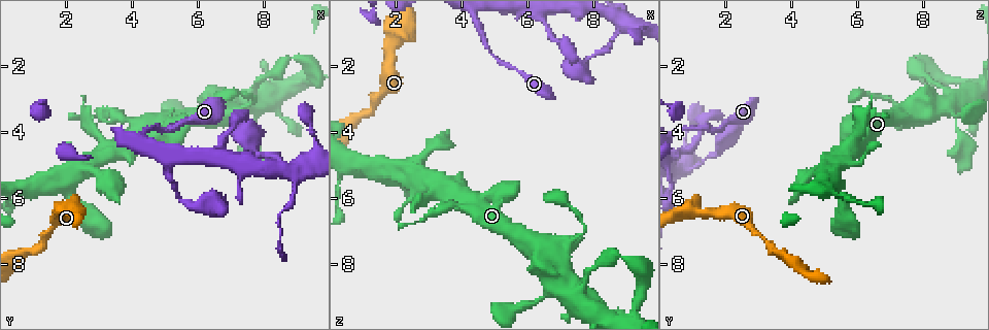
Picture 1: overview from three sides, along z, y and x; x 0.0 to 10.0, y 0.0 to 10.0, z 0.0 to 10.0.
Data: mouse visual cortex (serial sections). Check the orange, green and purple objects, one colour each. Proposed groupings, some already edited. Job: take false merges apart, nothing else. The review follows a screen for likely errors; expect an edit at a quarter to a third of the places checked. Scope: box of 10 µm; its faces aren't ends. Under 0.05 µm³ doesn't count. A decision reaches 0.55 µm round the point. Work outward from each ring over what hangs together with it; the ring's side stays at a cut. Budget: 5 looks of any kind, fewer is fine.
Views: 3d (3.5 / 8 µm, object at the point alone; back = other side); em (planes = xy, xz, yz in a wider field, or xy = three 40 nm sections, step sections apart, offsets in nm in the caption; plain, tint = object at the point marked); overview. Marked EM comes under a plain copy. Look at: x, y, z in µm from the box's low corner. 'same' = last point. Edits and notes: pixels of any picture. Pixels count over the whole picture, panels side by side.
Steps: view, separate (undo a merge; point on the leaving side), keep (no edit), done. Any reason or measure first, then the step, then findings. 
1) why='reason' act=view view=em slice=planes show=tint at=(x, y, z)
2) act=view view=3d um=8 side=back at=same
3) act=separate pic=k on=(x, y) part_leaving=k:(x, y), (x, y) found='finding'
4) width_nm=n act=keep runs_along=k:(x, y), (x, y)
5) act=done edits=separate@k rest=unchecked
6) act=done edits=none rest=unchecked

why='abrupt turn' act=view view=3d um=3.5 at=(7.55, 3.85, 2.05)

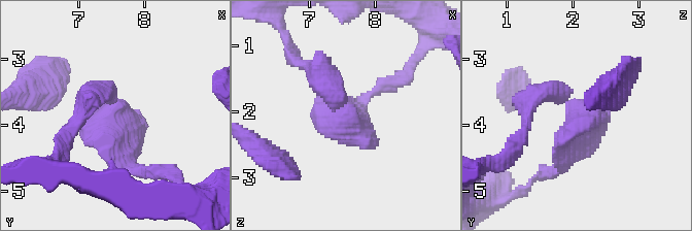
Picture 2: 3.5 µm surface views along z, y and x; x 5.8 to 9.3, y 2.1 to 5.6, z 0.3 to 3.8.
act=view view=em slice=xy step=1 show=tint at=(7.50, 3.85, 2.10)

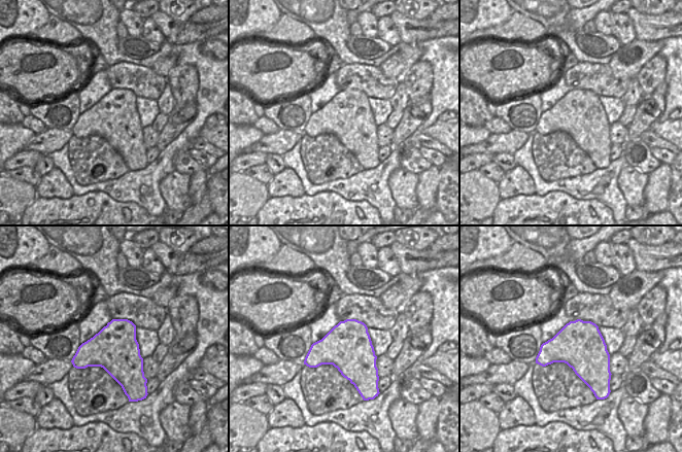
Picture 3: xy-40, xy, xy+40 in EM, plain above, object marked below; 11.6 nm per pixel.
act=keep found='continuous, no second cell'

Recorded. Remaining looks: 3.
act=view view=3d um=8 at=(0.70, 7.65, 3.75)

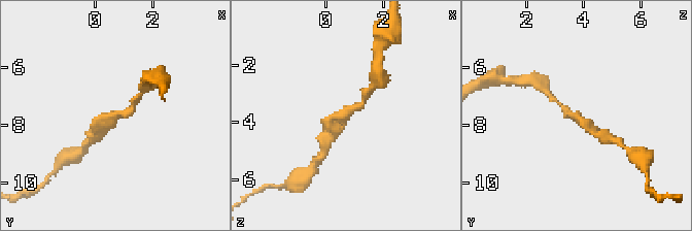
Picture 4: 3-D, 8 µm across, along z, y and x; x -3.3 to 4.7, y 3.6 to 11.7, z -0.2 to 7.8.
why='zoom in' act=view view=3d um=3.5 at=same

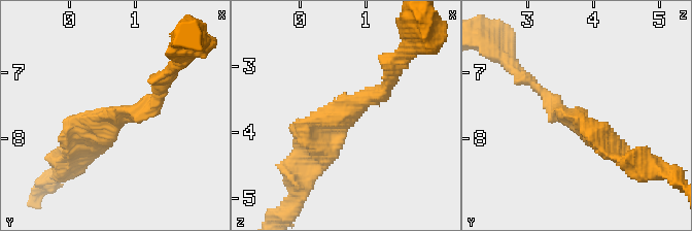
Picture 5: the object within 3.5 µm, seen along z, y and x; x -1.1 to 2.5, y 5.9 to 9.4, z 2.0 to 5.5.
arm_widths_nm=150,200,250 act=keep runs_along=5:(392, 74), (326, 138), (323, 162) found='one cell here'

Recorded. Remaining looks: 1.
act=done edits=none rest=unchecked

